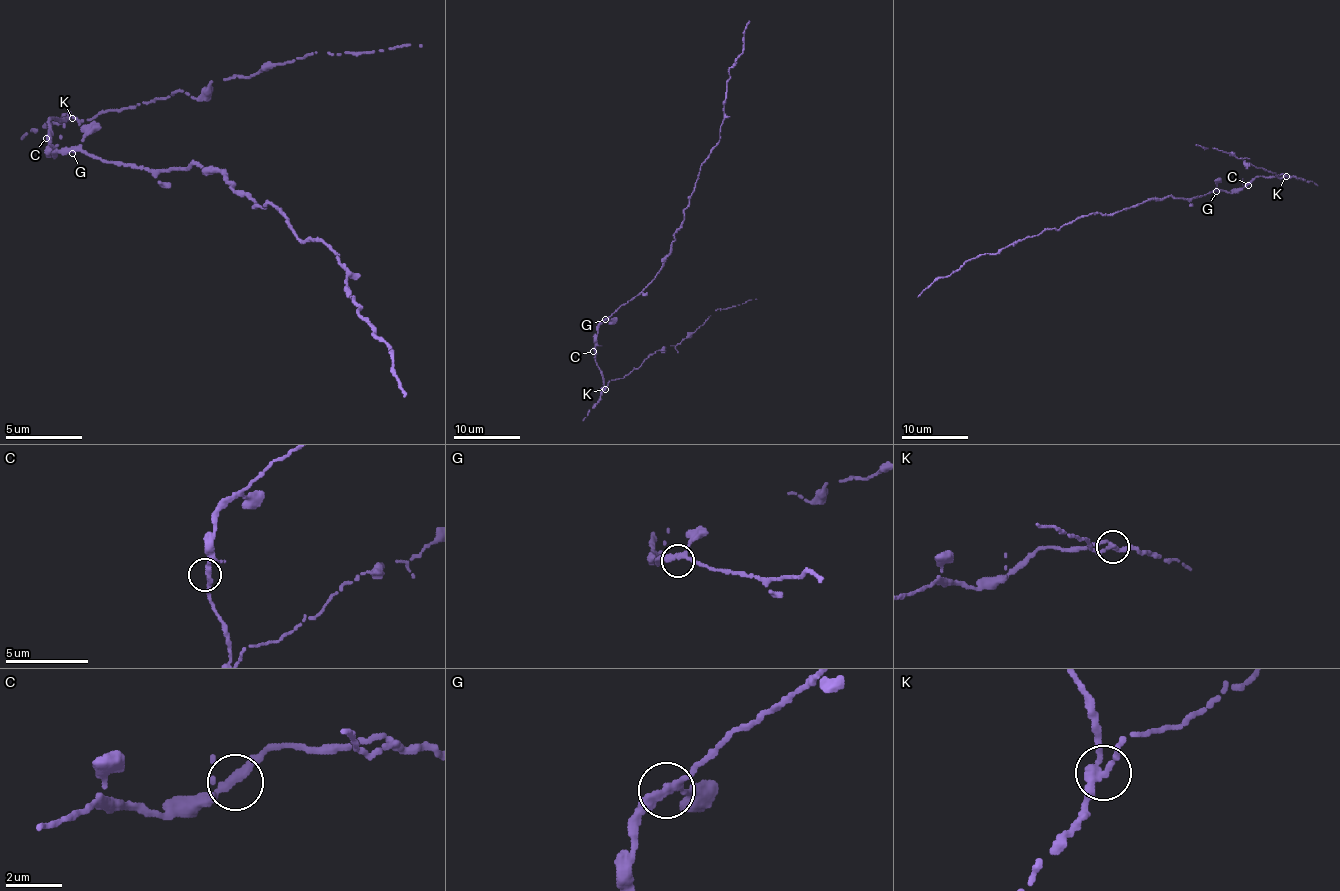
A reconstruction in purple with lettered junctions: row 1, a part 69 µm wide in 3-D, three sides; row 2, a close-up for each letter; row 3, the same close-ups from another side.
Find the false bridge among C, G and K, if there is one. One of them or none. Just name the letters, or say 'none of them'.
K

